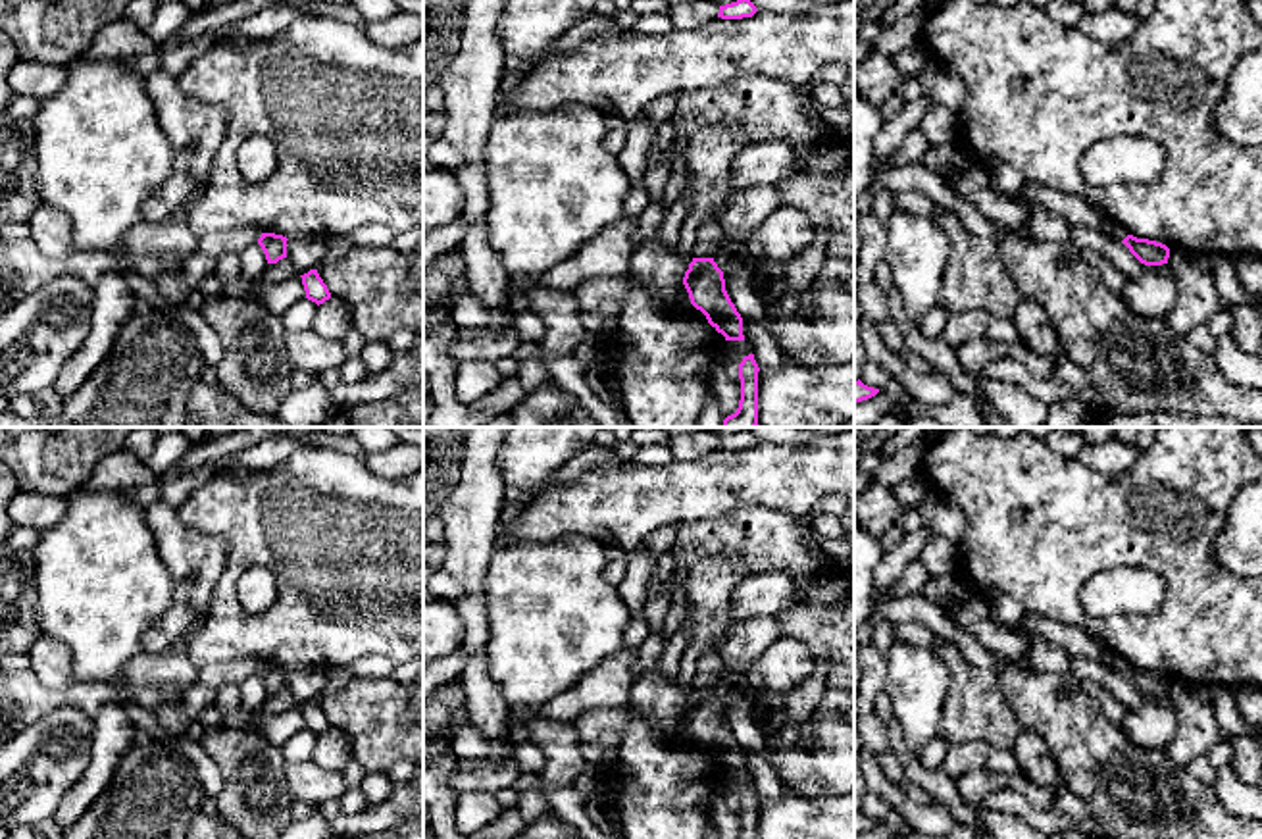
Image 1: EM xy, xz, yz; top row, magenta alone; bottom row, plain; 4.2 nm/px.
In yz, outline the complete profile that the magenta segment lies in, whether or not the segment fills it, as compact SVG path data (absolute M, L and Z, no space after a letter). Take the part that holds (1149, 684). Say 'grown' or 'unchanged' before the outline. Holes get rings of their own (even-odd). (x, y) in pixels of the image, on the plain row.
unchanged; M1127 666L1122 674L1145 697L1168 695L1170 679L1162 674L1148 672L1148 670L1137 670L1133 666Z

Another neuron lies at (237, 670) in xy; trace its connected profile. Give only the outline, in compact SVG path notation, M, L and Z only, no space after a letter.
M256 658L221 660L198 670L198 681L214 689L225 683L240 685L244 679L258 674L260 668L262 662Z

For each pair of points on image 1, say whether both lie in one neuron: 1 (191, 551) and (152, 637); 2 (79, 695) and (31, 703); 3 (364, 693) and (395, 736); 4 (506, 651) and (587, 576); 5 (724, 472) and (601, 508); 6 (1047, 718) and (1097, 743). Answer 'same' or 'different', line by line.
1: same
2: same
3: same
4: same
5: same
6: same

